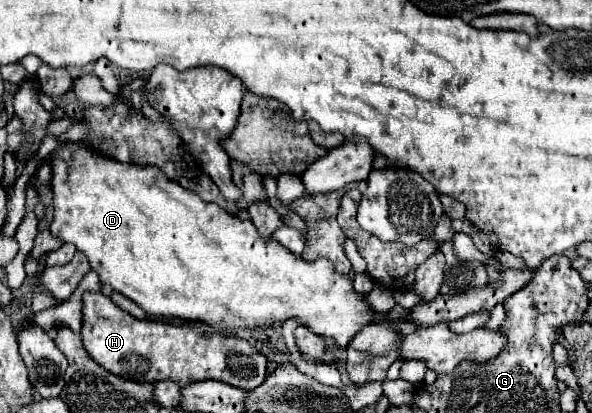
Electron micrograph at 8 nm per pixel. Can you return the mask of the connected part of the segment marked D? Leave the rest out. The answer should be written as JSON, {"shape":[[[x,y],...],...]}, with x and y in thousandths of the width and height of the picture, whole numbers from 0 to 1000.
{"shape":[[[101,344],[91,368],[84,368],[84,402],[88,402],[88,479],[91,479],[91,533],[84,542],[84,562],[101,576],[105,586],[118,586],[132,600],[132,610],[145,615],[155,654],[169,668],[172,688],[189,692],[189,702],[209,712],[213,722],[226,726],[250,765],[297,765],[311,775],[341,775],[355,789],[361,789],[368,804],[389,804],[402,794],[436,794],[436,789],[456,789],[463,780],[476,780],[483,770],[500,770],[507,785],[520,789],[527,804],[544,814],[561,814],[571,838],[588,838],[595,814],[618,785],[642,775],[642,760],[632,760],[625,741],[615,731],[615,717],[598,707],[591,668],[578,668],[564,659],[564,644],[557,644],[554,630],[537,625],[530,634],[517,634],[510,625],[500,625],[490,615],[476,591],[470,591],[463,576],[443,576],[436,567],[436,552],[422,538],[419,523],[389,518],[375,508],[368,494],[348,494],[334,470],[324,460],[307,455],[301,441],[277,426],[277,416],[264,412],[260,402],[236,402],[236,397],[213,397],[199,392],[193,383],[172,378],[152,354],[142,354],[139,344]]]}

